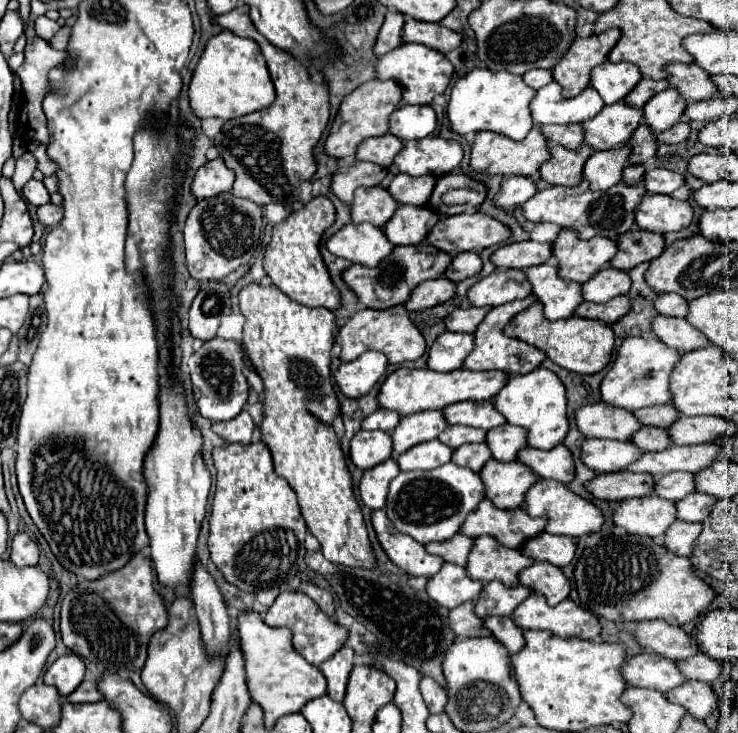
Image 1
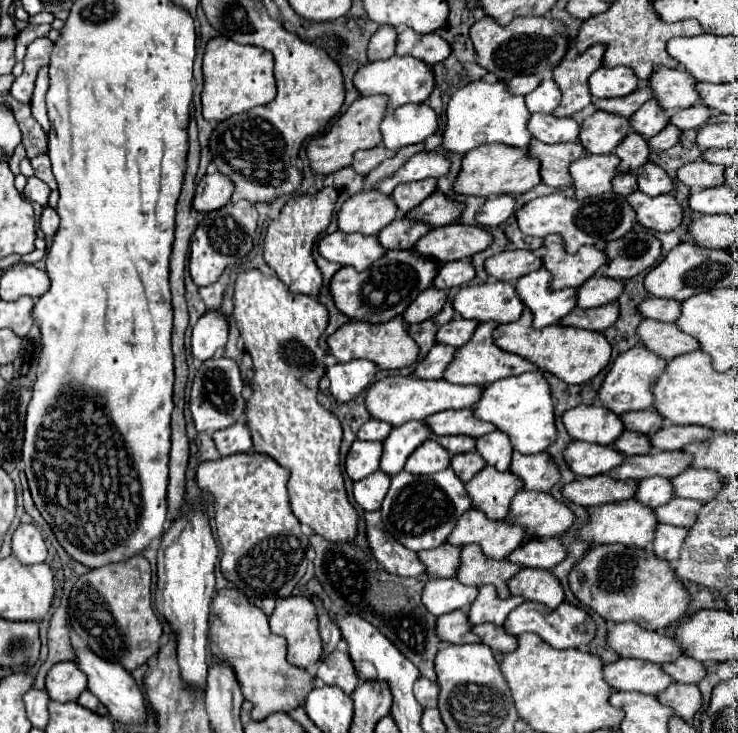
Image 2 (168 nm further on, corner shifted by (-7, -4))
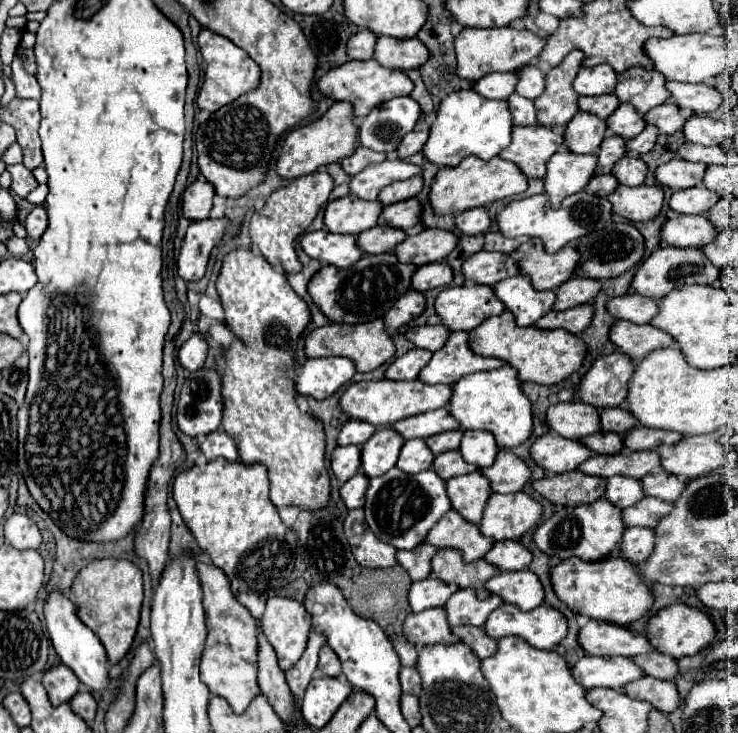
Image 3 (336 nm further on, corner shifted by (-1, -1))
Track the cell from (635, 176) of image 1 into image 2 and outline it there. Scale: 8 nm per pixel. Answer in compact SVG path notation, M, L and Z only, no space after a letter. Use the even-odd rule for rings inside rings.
M616 174L612 184L614 184L614 192L618 192L622 196L628 196L630 192L638 190L638 182L636 182L634 174Z

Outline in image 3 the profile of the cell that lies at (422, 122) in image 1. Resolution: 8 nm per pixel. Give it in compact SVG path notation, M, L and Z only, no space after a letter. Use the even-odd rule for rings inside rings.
M394 97L372 109L362 119L358 129L360 145L372 151L382 151L386 155L394 153L402 137L412 131L420 115L422 109L412 97Z

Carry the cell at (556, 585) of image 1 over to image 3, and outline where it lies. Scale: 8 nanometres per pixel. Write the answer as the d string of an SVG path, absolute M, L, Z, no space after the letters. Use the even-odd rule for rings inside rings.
M528 569L496 573L490 581L486 581L486 589L492 595L502 597L504 603L512 603L522 611L536 609L544 603L542 583Z

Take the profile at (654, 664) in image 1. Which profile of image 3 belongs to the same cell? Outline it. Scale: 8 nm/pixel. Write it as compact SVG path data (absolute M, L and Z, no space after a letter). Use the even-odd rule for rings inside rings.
M584 655L572 667L572 677L586 689L608 687L622 689L626 683L642 677L642 669L628 657L594 657Z

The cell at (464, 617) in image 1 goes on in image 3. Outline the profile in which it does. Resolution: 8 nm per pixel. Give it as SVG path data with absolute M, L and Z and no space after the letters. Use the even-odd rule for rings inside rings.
M434 607L434 609L406 615L406 621L402 625L402 633L404 633L406 641L410 641L416 647L458 641L458 637L454 637L450 633L450 625L446 623L446 611L442 607Z

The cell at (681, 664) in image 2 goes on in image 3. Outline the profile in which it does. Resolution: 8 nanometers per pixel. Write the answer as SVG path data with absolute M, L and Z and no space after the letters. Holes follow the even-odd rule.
M658 651L632 657L632 661L634 661L646 675L652 675L652 677L656 677L656 679L674 679L676 673L678 673L676 659L672 659L672 657L664 655L664 653L658 653Z

